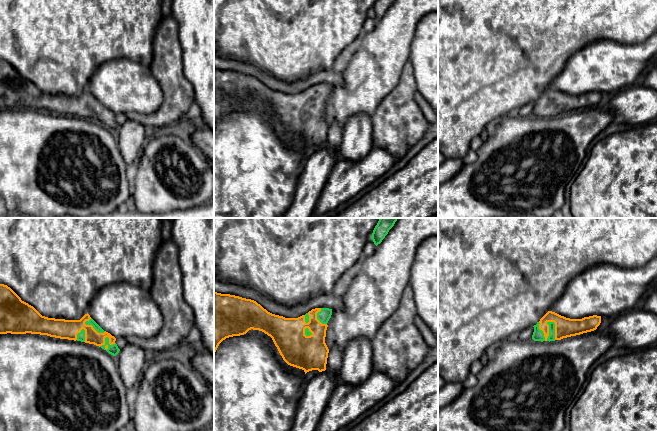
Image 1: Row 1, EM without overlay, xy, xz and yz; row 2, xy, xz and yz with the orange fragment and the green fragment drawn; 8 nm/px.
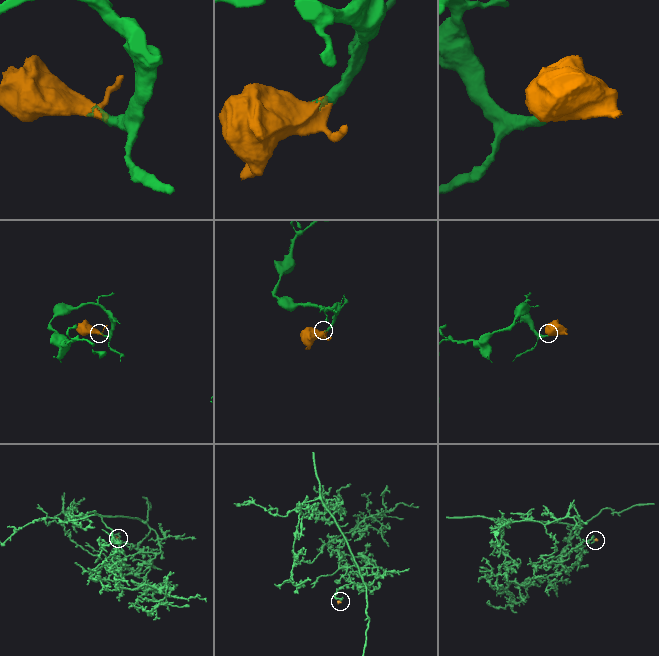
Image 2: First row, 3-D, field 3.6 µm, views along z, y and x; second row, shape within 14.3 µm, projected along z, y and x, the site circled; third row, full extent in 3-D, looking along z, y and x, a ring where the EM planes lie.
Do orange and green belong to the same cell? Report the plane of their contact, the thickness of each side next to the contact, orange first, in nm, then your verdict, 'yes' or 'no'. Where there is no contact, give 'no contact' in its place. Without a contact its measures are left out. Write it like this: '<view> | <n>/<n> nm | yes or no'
yz | 160/60 nm | yes

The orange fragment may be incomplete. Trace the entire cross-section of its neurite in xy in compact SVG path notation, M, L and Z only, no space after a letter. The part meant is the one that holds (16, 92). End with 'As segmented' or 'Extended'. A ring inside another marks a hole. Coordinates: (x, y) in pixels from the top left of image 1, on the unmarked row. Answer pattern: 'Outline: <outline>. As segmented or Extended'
Outline: M0 60L0 110L40 110L50 113L81 117L94 120L106 126L109 130L116 132L120 125L115 119L116 114L104 107L87 89L80 96L55 95L42 92L33 82L21 76L21 74L7 61Z. Extended

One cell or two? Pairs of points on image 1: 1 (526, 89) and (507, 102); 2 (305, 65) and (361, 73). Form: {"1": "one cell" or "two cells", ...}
{"1": "one cell", "2": "two cells"}

